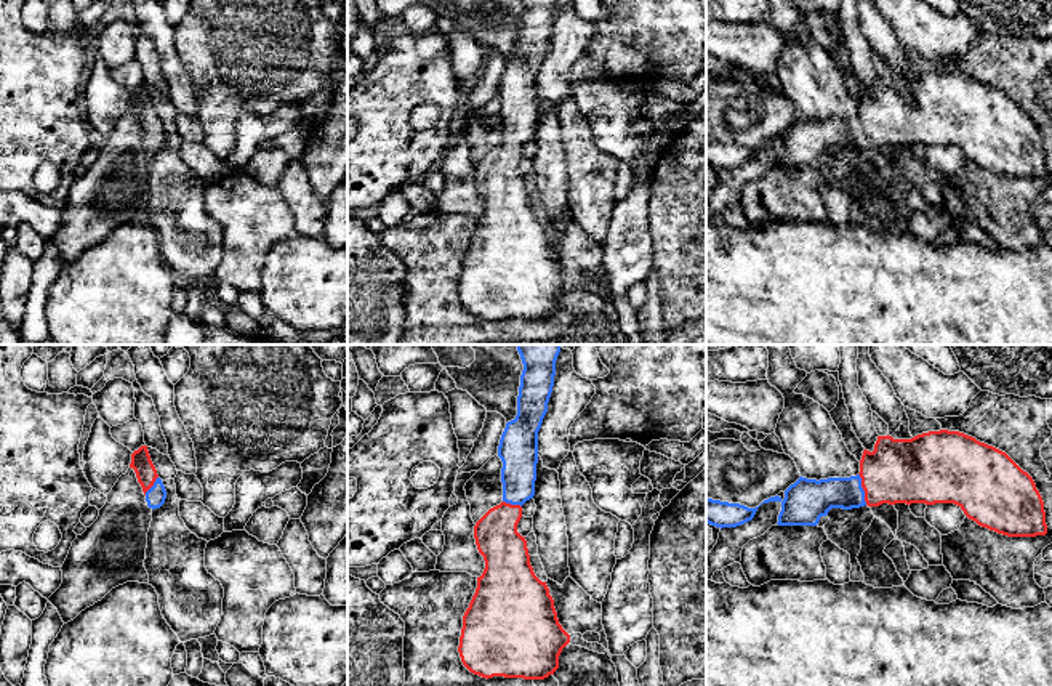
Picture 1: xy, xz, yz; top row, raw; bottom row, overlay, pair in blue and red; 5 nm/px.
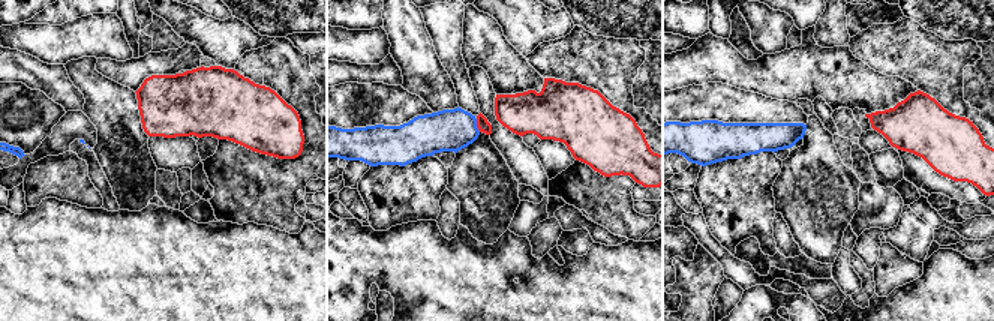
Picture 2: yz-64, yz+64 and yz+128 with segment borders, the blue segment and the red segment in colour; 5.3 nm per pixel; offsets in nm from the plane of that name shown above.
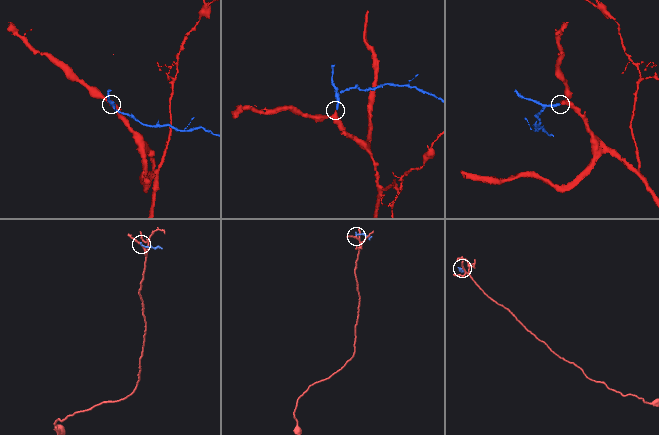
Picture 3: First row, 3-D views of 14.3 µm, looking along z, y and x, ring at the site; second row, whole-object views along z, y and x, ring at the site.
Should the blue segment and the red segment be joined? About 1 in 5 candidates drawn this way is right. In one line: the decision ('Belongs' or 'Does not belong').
Belongs

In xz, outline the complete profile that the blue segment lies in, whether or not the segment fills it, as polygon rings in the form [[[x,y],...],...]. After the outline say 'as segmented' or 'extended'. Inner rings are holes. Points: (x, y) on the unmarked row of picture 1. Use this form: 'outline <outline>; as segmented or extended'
outline [[[522,0],[524,11],[517,37],[517,56],[506,64],[498,87],[498,98],[503,103],[501,123],[503,143],[490,149],[474,167],[474,180],[479,194],[484,197],[485,210],[477,218],[477,229],[463,256],[463,269],[458,293],[463,306],[482,319],[504,317],[524,321],[544,321],[559,309],[559,297],[570,284],[570,276],[562,269],[549,236],[546,223],[541,223],[530,205],[527,181],[517,173],[522,159],[522,146],[533,139],[538,104],[538,72],[548,53],[548,43],[554,27],[557,0]]]; extended

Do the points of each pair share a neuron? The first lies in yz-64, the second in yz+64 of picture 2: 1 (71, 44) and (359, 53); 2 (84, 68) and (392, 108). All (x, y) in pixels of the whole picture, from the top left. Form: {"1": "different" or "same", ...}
{"1": "same", "2": "different"}

